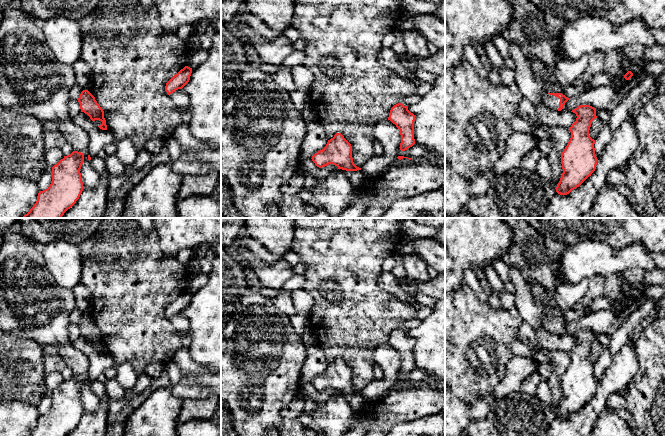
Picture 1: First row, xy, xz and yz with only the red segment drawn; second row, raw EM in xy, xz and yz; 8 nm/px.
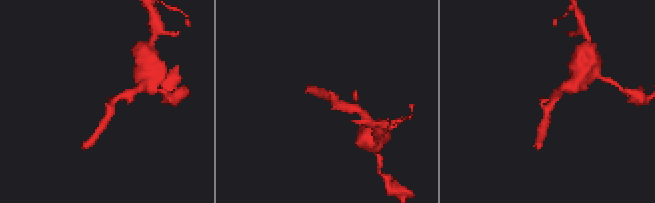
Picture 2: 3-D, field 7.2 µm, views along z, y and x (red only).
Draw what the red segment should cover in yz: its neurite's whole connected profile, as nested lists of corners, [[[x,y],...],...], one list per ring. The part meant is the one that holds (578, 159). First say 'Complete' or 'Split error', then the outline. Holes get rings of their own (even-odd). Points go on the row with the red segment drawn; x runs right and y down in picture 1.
Complete. [[[580,105],[571,112],[577,118],[569,127],[571,138],[561,154],[563,173],[555,188],[560,195],[567,195],[579,187],[595,171],[598,161],[595,140],[589,135],[592,121],[597,118],[596,108]]]

